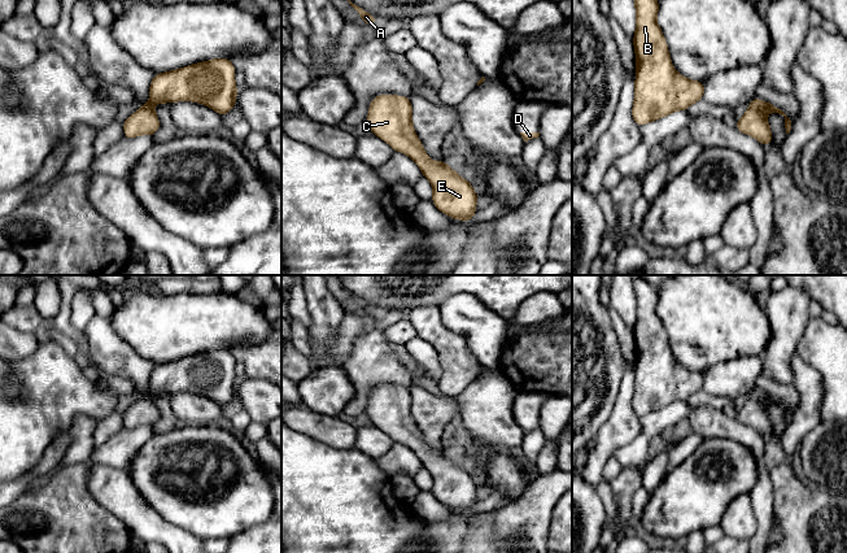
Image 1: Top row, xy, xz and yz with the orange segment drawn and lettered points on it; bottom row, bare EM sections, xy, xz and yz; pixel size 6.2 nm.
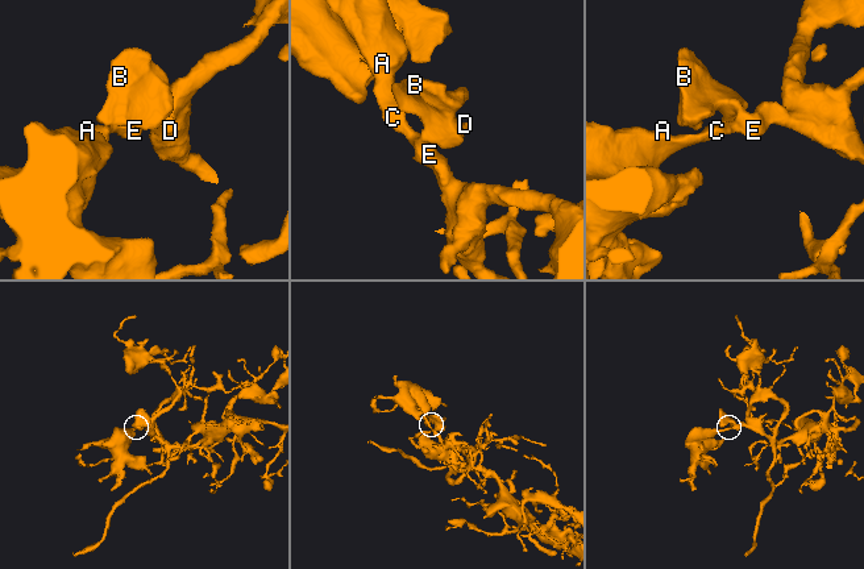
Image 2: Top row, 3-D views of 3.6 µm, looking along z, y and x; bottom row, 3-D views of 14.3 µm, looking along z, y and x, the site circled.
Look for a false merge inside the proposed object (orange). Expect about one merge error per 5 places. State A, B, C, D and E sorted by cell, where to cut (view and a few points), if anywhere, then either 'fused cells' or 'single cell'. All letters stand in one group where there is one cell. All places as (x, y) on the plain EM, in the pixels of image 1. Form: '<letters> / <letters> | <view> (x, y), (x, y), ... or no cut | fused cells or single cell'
A B C D E | no cut | single cell

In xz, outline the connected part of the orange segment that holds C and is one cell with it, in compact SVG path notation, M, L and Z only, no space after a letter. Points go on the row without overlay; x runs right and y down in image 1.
M397 386L374 388L366 413L372 424L415 452L433 478L432 493L440 502L454 510L473 510L479 487L472 475L459 467L444 450L432 452L427 447L412 417L410 388Z

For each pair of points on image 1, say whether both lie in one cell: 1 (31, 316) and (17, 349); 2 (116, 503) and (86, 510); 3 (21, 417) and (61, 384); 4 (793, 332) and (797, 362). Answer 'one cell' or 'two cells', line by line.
1: one cell
2: two cells
3: one cell
4: two cells

